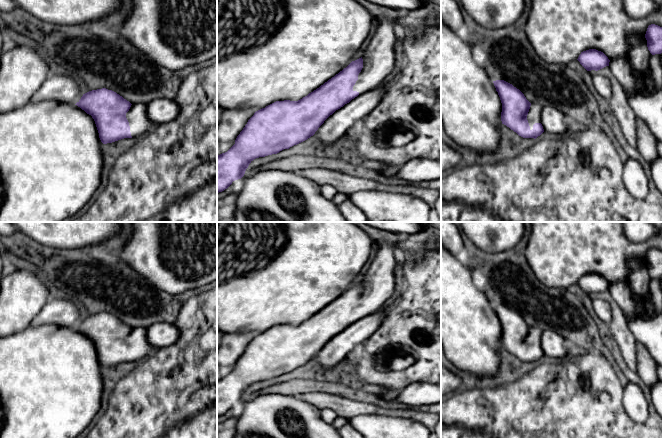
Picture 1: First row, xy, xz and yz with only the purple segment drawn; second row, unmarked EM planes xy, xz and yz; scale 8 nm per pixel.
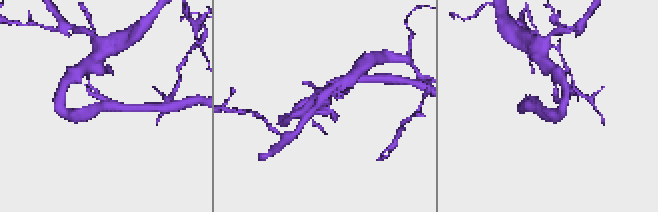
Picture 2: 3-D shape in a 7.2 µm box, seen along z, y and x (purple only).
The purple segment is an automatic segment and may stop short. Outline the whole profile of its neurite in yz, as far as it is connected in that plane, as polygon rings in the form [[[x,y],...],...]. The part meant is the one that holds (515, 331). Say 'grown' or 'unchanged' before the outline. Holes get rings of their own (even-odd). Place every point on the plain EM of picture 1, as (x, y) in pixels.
grown; [[[504,304],[493,305],[502,327],[501,345],[523,362],[536,363],[543,356],[540,336],[543,330],[530,327],[524,318]]]

